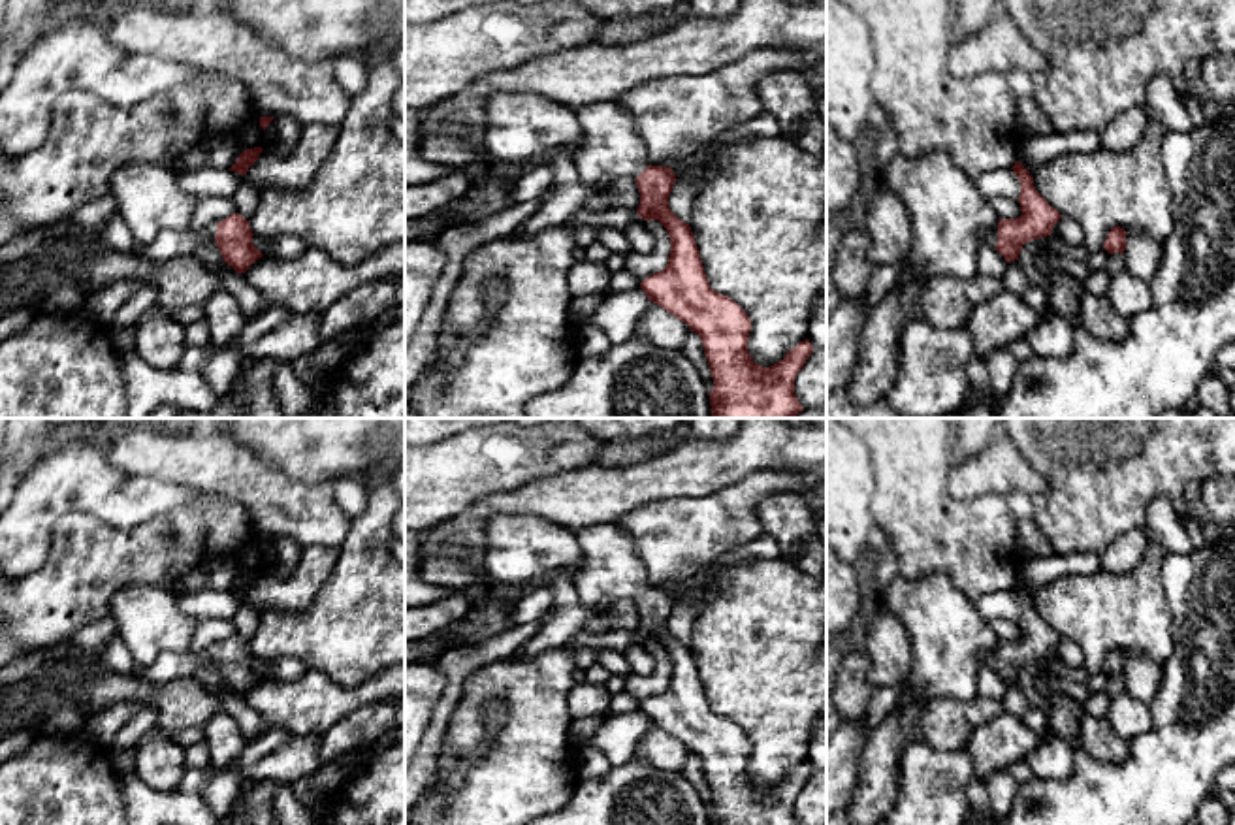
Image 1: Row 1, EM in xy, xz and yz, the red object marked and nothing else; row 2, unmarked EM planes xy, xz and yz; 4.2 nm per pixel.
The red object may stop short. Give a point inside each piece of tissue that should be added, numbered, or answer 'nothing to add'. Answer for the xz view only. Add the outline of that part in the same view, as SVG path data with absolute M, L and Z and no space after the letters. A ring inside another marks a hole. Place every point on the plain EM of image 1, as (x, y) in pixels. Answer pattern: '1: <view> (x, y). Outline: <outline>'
1: xz (610, 571). Outline: M618 522L595 524L576 531L582 569L572 582L580 601L604 614L621 599L636 601L648 588L646 567L633 541Z

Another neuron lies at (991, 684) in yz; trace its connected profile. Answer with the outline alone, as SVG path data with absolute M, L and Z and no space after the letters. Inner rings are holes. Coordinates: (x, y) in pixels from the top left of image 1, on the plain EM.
M985 667L977 678L979 697L1003 699L1005 680L996 672L994 667Z

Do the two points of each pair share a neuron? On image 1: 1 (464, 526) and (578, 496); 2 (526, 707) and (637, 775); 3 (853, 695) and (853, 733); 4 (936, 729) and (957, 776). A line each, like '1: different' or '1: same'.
1: same
2: different
3: different
4: different

